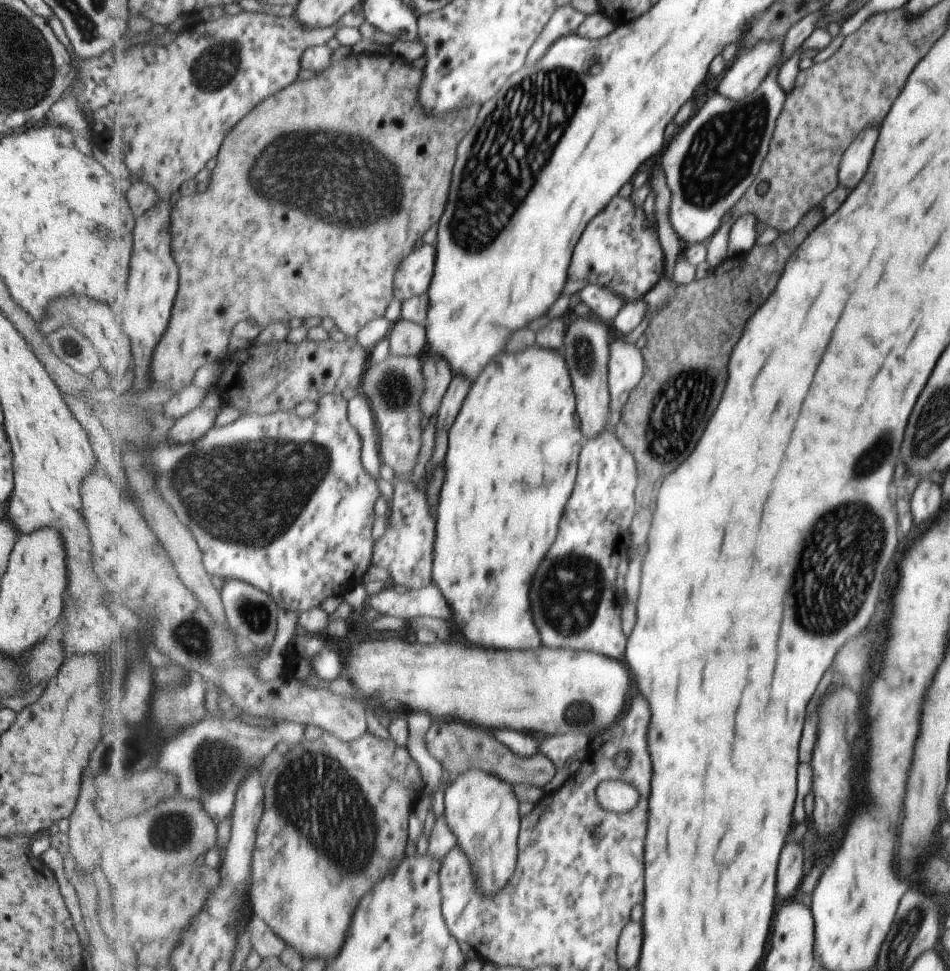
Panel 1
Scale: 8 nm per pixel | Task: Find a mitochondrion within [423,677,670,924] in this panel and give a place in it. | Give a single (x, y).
(580, 712)

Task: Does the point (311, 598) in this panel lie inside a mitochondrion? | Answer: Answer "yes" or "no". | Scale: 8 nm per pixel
no

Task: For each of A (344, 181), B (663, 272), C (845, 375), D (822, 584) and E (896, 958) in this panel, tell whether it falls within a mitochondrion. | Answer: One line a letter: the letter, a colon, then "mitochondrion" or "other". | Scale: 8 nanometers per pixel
A: mitochondrion
B: other
C: other
D: mitochondrion
E: mitochondrion

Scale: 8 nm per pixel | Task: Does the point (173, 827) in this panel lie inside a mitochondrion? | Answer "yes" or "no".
yes

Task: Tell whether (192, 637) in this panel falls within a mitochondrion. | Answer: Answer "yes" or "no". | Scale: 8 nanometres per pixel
yes

